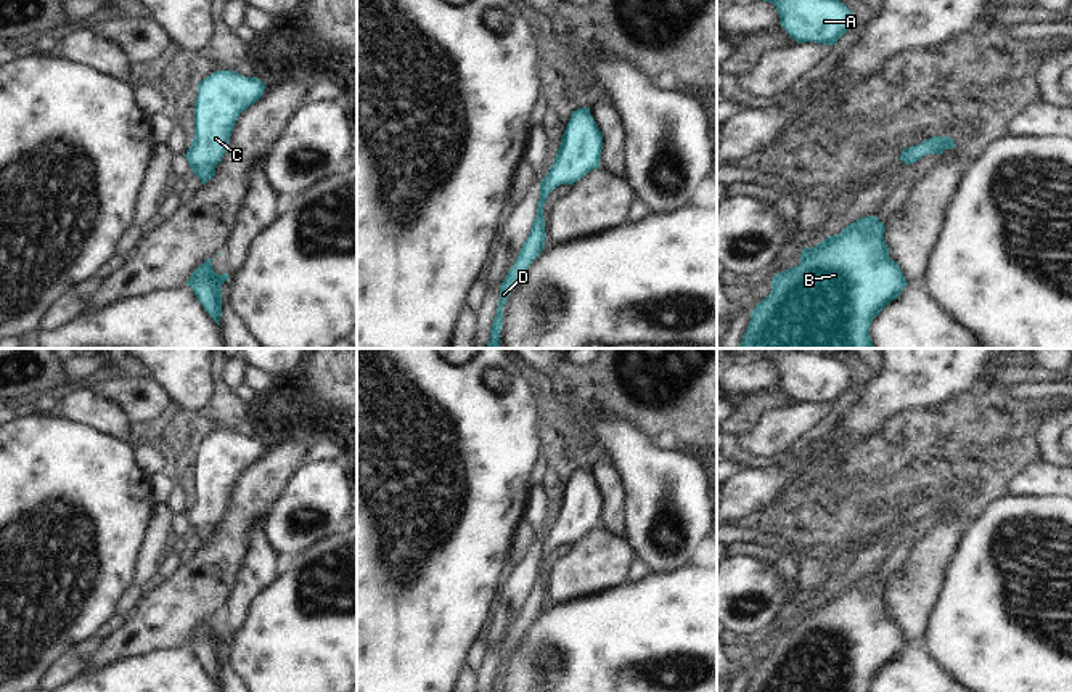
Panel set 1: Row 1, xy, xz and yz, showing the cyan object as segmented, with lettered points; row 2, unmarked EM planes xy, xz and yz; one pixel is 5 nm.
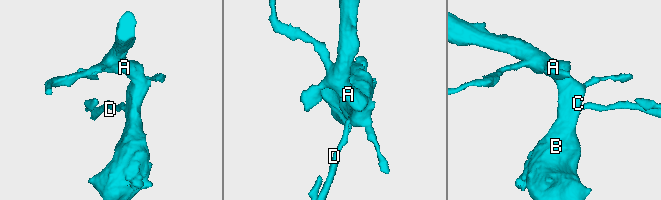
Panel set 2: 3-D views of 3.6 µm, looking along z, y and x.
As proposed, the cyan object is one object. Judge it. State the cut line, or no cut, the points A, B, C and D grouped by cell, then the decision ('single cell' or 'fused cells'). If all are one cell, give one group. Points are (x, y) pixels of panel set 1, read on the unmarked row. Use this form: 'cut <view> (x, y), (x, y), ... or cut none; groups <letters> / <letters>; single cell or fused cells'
cut none; groups A B C D; single cell

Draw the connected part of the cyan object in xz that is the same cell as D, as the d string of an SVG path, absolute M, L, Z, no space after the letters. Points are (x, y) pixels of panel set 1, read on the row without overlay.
M580 467L572 470L561 498L561 506L554 517L554 522L540 541L540 559L537 564L537 573L527 599L524 600L519 615L513 628L505 636L500 645L500 660L497 674L492 682L490 692L500 692L503 686L503 666L508 655L516 645L518 639L526 633L529 625L540 615L545 607L545 578L543 565L546 557L559 544L574 544L583 538L588 531L599 527L599 517L603 511L603 495L590 474L590 467Z

